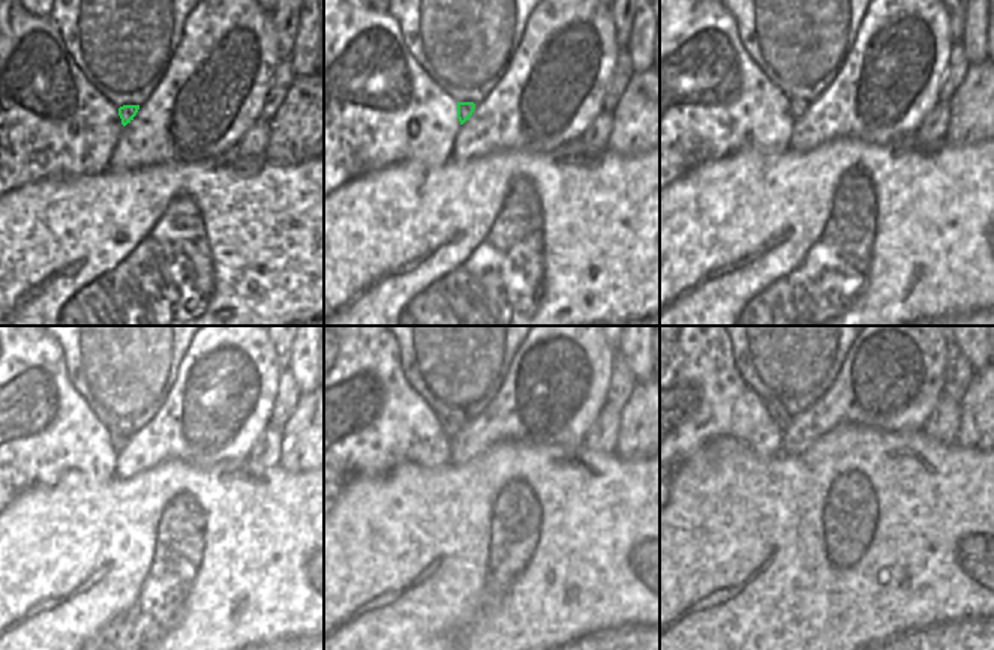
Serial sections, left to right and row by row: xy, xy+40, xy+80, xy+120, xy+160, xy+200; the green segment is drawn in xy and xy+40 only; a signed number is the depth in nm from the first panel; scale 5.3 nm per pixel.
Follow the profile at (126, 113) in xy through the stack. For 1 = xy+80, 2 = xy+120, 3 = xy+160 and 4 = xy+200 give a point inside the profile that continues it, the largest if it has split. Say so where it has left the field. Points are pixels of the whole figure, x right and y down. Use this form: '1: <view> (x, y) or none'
1: xy+80 (798, 107)
2: xy+120 (119, 439)
3: xy+160 (449, 425)
4: xy+200 (778, 415)

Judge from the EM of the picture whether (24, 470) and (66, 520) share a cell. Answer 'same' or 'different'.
different

